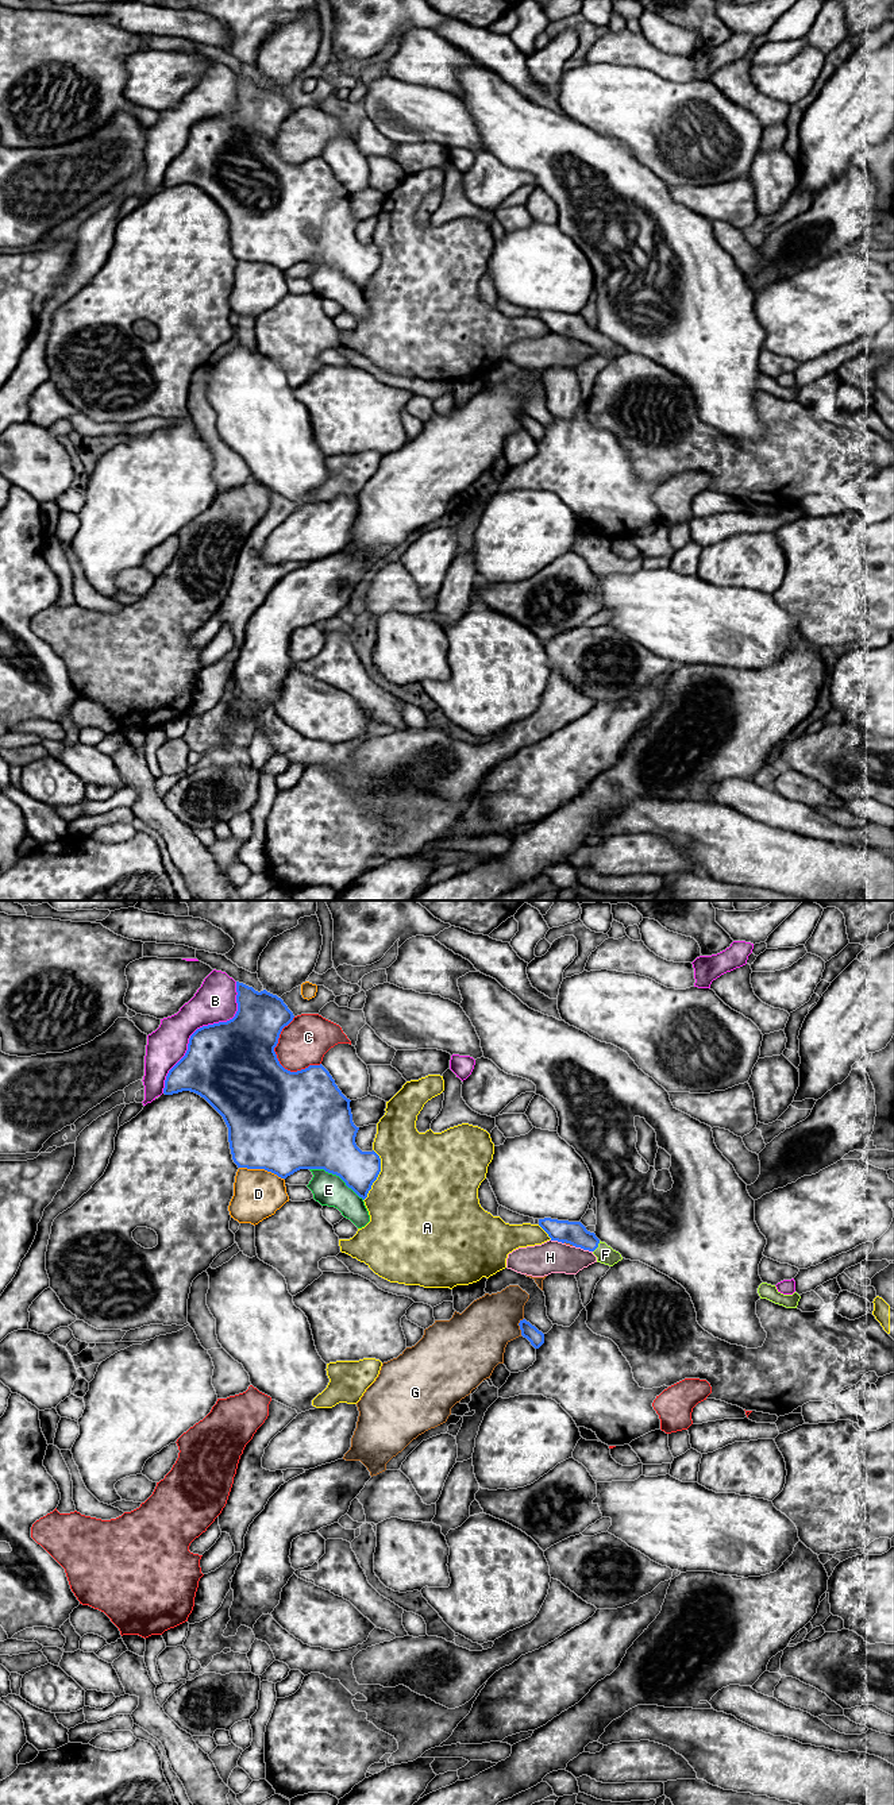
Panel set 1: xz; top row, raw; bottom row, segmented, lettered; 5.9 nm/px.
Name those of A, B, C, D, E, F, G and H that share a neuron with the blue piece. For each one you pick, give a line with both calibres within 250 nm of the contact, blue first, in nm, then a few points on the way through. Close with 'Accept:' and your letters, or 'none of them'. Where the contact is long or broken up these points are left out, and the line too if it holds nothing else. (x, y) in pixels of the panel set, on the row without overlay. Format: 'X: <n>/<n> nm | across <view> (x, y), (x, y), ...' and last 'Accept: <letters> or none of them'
F: 140/110 nm | across xz (574, 326), (597, 339), (605, 347)
Accept: F

